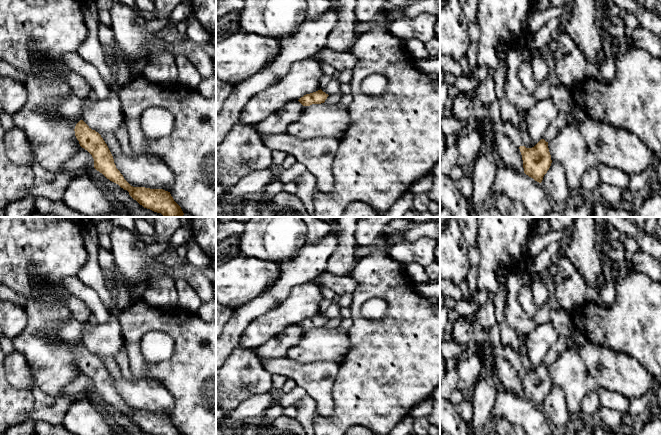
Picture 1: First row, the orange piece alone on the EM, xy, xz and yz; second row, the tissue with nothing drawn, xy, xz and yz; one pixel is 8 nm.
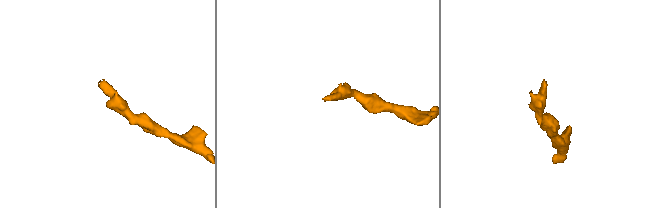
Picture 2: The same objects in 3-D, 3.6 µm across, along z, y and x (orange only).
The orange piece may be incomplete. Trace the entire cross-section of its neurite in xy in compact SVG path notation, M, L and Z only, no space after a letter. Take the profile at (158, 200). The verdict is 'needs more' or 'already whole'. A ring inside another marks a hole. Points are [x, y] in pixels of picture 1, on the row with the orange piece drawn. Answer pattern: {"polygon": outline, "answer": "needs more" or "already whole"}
{"polygon": "M83 120L76 124L74 131L80 146L92 155L94 168L107 179L127 190L129 195L140 205L166 217L182 217L184 215L170 192L163 189L131 186L116 168L113 156L101 135L92 130Z", "answer": "already whole"}

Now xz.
{"polygon": "M320 89L320 90L316 91L316 92L304 95L298 101L303 106L310 106L312 104L324 103L328 96L329 96L328 94L326 94L325 92L323 92Z", "answer": "already whole"}

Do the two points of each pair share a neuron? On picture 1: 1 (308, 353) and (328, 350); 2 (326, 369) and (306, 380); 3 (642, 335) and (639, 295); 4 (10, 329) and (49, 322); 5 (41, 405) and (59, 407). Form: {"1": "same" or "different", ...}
{"1": "same", "2": "same", "3": "same", "4": "different", "5": "same"}

